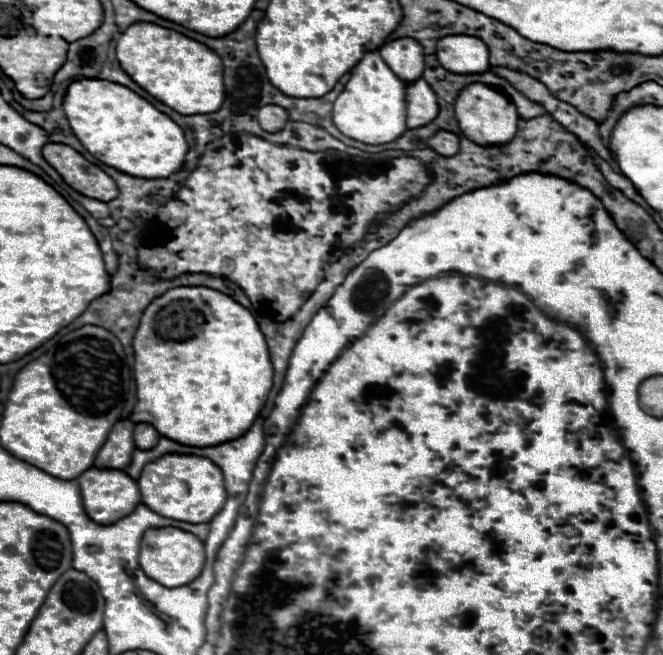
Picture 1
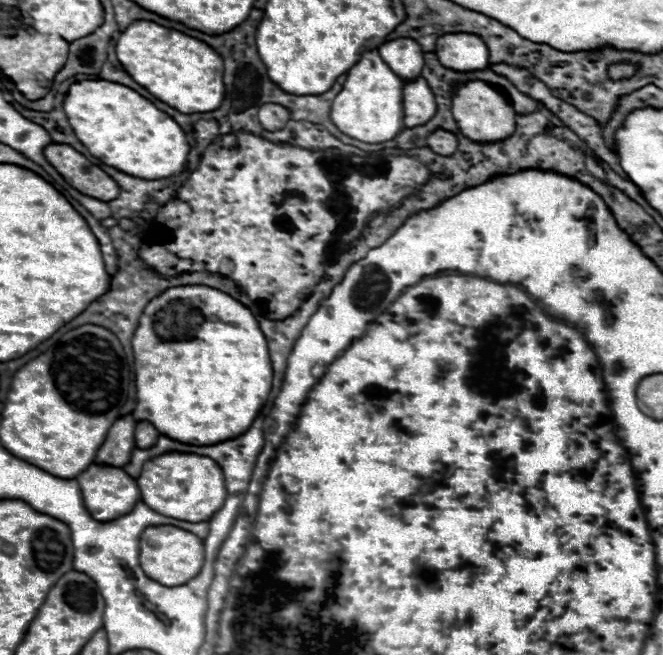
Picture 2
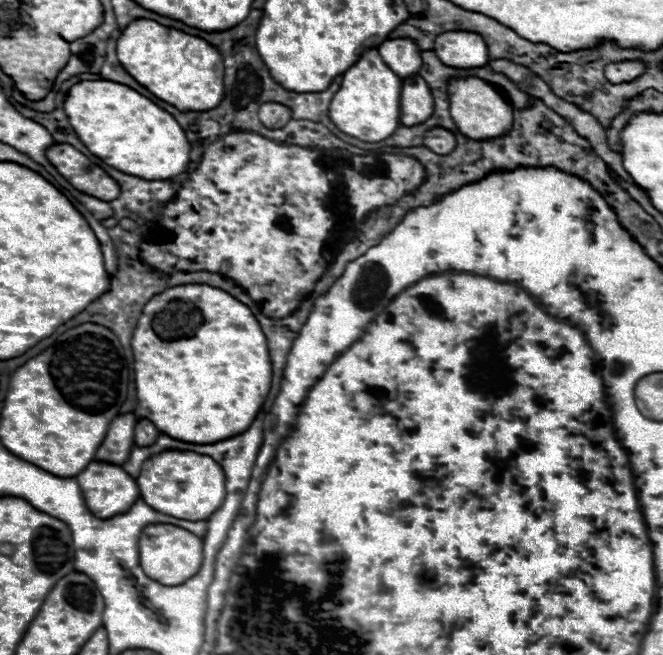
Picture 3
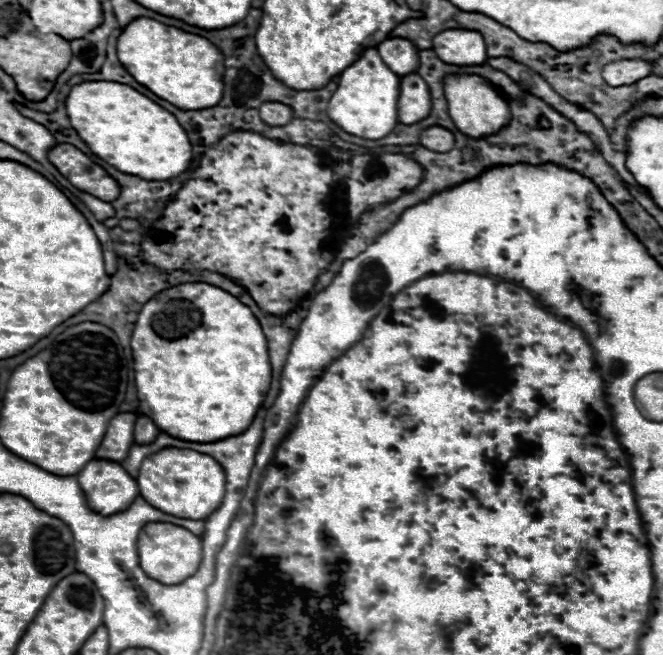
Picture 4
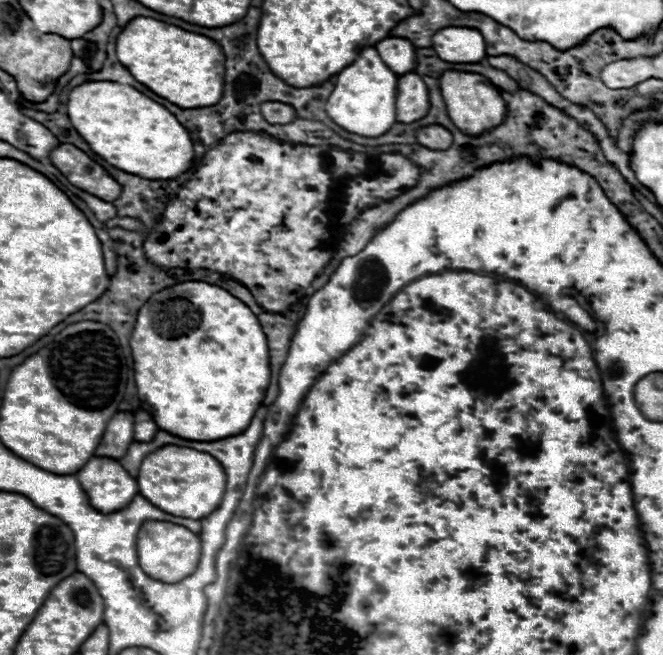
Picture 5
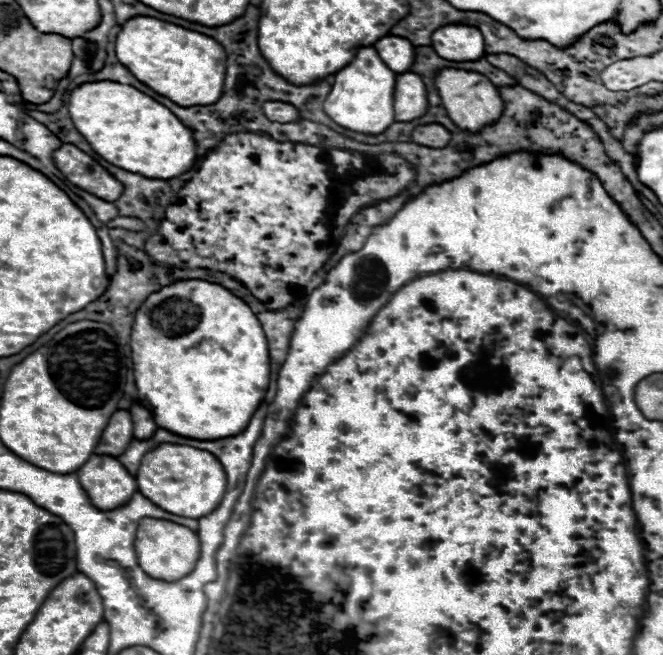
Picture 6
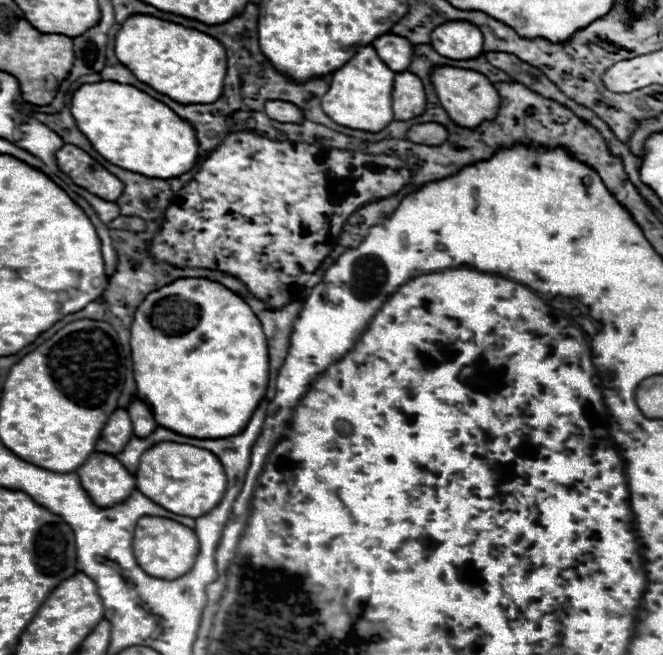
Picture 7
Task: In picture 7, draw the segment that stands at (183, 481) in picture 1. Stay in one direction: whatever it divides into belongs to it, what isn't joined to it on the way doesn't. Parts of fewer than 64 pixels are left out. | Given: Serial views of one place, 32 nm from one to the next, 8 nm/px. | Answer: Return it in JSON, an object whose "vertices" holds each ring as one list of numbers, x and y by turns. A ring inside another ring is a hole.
{"vertices":[[160,442,142,454,136,472,136,488,146,498,174,514,198,518,208,514,222,500,226,490,226,472,218,456,204,448,176,442]]}

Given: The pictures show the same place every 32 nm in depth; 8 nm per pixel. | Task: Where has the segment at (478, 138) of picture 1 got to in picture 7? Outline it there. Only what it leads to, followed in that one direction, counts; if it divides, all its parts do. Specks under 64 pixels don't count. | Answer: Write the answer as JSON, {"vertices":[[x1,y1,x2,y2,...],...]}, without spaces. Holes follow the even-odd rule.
{"vertices":[[436,66,430,72,430,80,440,100,440,106,444,106,448,116,456,120,458,126,480,126,484,118,496,118,496,110,500,108,500,96,484,74,454,66]]}

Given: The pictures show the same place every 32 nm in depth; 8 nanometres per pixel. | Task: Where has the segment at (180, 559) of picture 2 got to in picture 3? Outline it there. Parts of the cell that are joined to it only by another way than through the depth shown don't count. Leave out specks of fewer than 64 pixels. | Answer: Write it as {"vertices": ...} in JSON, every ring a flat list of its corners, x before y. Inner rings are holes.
{"vertices":[[150,524,140,534,138,552,140,552,140,566,152,580,166,586,168,584,176,586,180,582,186,582,198,572,202,564,202,538,174,524]]}

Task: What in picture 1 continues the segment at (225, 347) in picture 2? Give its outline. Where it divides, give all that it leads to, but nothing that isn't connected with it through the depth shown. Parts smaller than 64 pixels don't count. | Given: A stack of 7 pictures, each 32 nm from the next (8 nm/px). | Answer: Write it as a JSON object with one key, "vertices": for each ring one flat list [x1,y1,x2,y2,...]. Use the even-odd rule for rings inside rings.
{"vertices":[[180,286,154,298,140,318,132,348,136,360,134,378,138,398,132,420,150,422,160,430,160,436,172,438,174,442,216,446,220,442,240,438,258,418,272,388,274,370,266,338,260,332,256,318,240,302,234,302,228,294,214,288]]}

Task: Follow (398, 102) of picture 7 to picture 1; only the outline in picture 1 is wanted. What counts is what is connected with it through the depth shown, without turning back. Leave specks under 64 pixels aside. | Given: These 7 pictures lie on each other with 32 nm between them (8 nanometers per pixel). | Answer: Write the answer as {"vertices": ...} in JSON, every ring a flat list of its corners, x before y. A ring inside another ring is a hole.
{"vertices":[[418,78,416,82,406,84,406,126,418,128,426,126,436,118,438,114,438,102,434,90,424,82,424,78]]}

